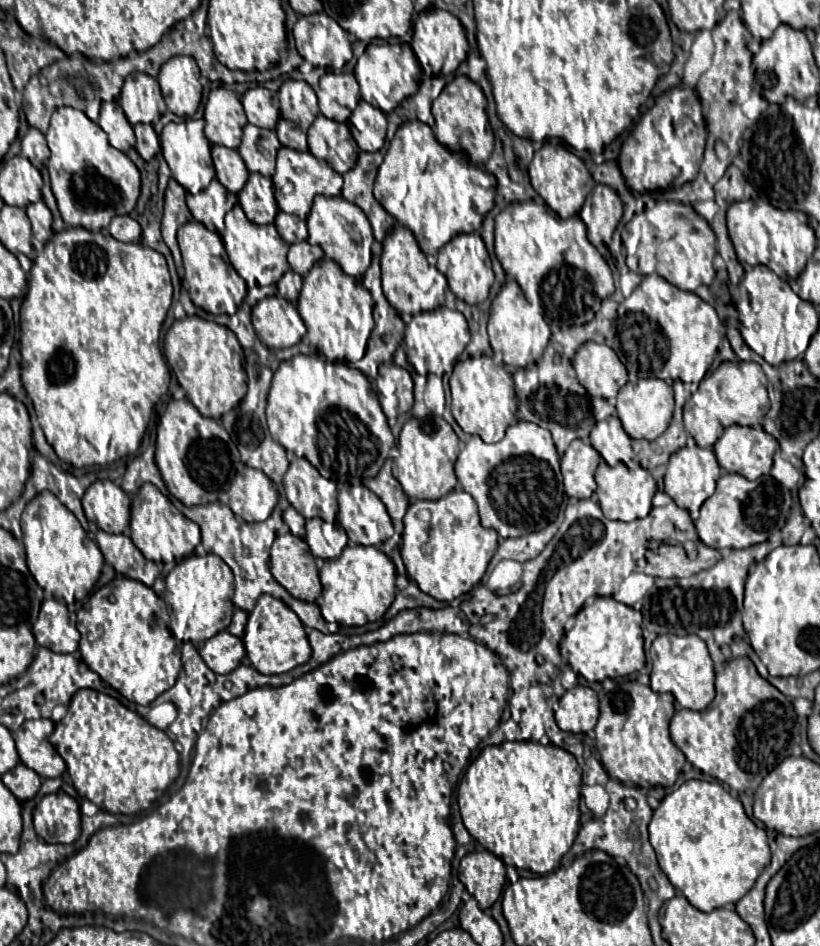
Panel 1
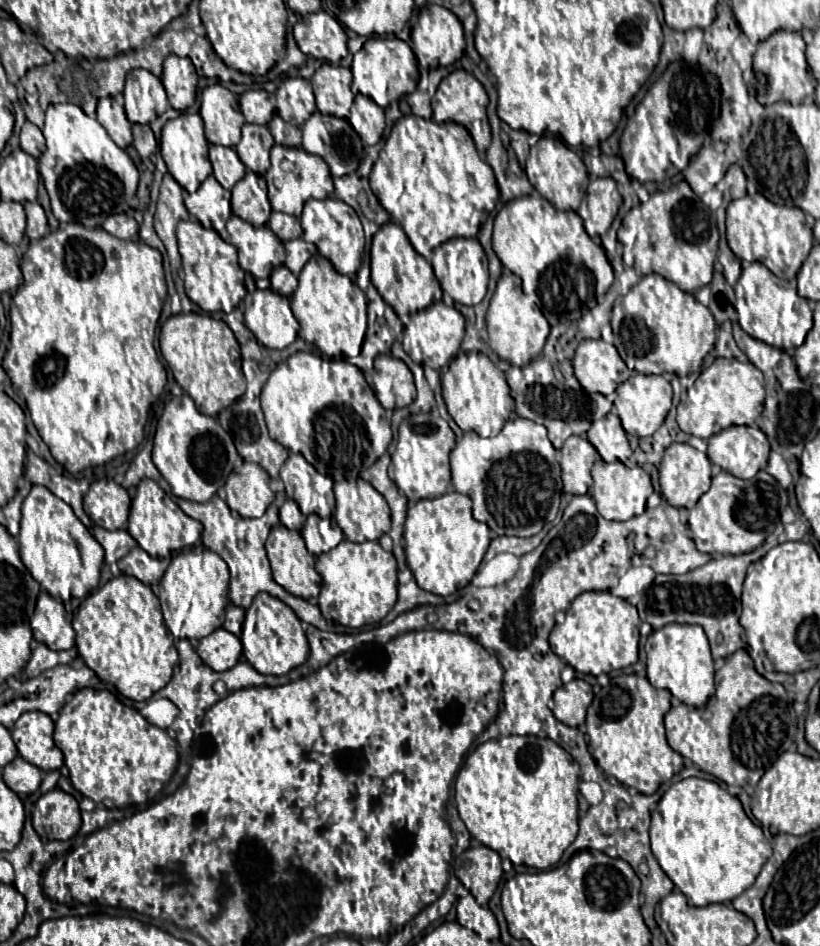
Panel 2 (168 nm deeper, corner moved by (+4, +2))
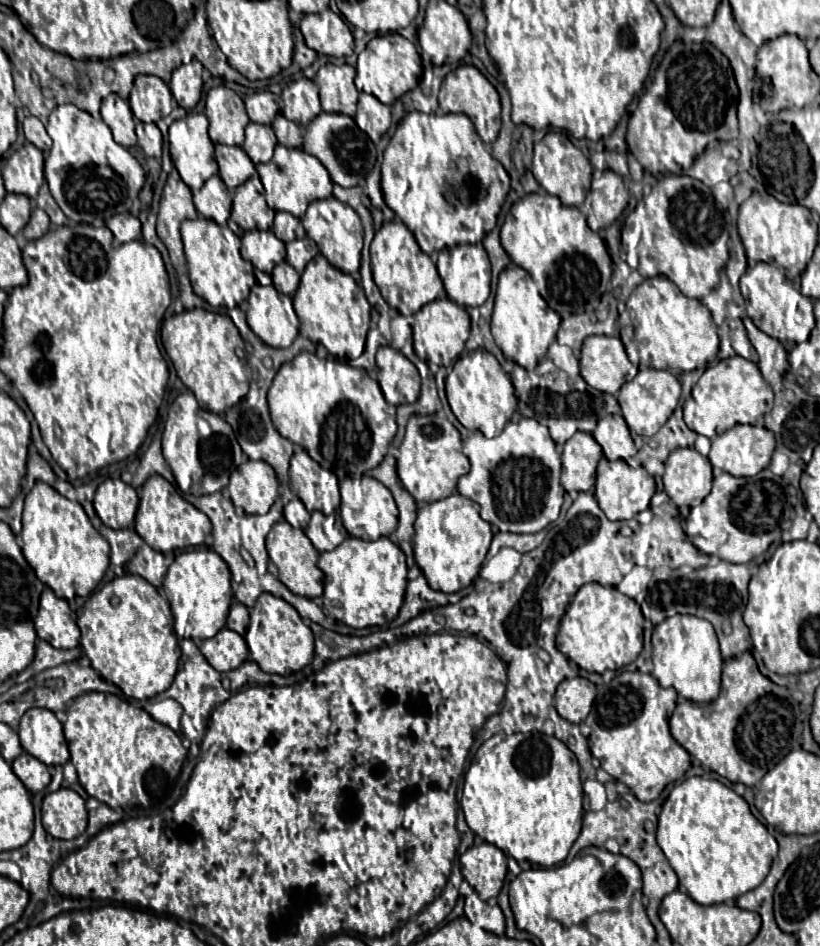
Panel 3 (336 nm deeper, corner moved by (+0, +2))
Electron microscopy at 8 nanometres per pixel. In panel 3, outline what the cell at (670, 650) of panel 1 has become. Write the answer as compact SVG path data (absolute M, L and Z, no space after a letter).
M674 615L654 627L652 633L652 676L662 687L674 687L678 695L708 703L720 693L722 659L714 627L706 619L694 615Z

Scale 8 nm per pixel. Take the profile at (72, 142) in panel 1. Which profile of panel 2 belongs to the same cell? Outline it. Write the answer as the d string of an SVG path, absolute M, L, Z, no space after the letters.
M74 103L50 105L46 109L42 133L46 137L46 151L40 157L38 169L50 197L52 213L58 221L100 227L106 217L128 213L132 209L138 187L138 169L96 119L88 117Z

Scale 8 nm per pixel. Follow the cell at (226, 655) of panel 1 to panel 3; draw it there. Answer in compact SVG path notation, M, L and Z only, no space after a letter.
M226 627L212 639L206 639L200 645L200 651L216 671L232 671L248 659L246 641L236 631Z

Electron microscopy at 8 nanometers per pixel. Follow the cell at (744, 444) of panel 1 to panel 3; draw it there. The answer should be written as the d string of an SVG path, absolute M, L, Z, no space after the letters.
M738 425L712 439L712 449L710 449L708 459L710 459L712 467L718 467L734 477L754 477L762 469L768 467L772 453L774 453L774 435L770 431L766 431L766 427Z

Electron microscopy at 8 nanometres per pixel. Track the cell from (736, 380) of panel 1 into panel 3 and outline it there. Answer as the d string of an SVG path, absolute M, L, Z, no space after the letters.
M734 355L704 371L704 375L692 387L692 399L696 403L696 409L690 429L712 439L740 423L756 425L756 421L772 407L772 389L762 377L756 363Z

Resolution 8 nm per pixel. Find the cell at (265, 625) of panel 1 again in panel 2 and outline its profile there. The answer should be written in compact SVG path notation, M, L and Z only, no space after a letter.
M258 593L250 609L246 609L240 641L244 645L246 661L262 675L286 675L290 669L302 665L310 653L302 621L286 603L268 593Z

